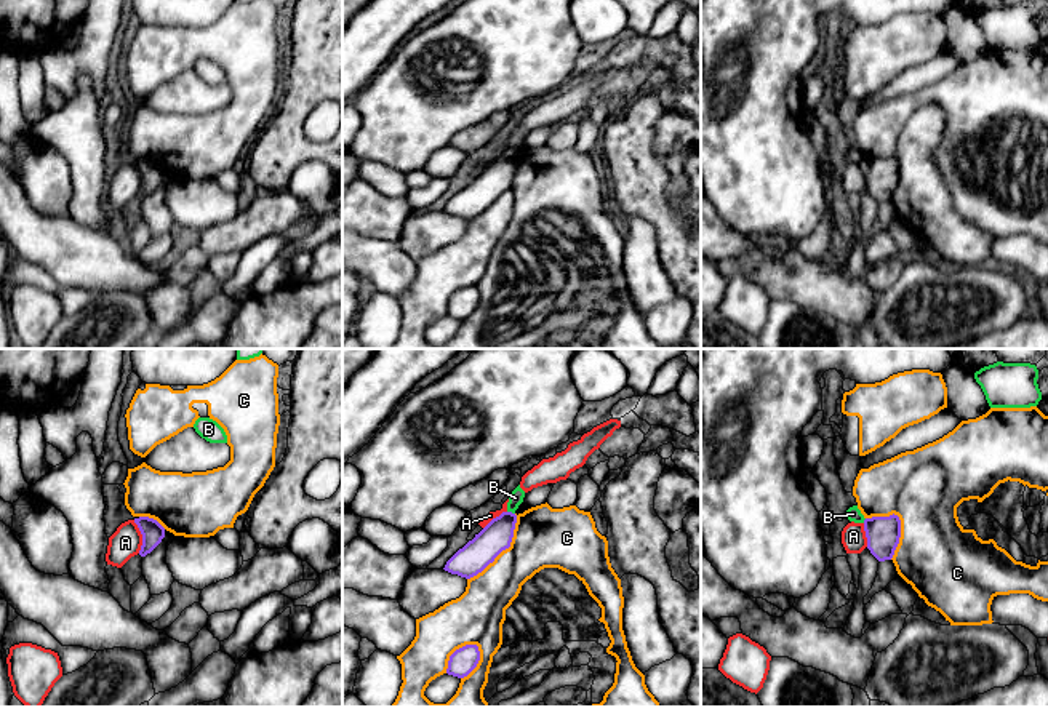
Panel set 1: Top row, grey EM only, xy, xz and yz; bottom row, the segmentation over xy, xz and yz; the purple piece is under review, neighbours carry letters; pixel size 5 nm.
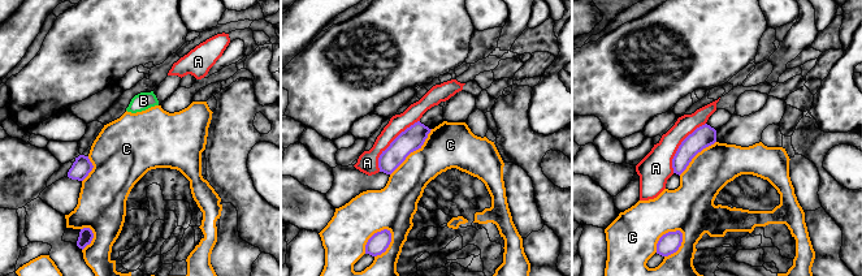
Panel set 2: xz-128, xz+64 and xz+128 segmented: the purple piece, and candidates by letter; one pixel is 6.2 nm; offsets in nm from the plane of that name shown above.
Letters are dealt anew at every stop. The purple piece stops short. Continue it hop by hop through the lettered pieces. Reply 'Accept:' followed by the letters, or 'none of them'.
Accept: none of them

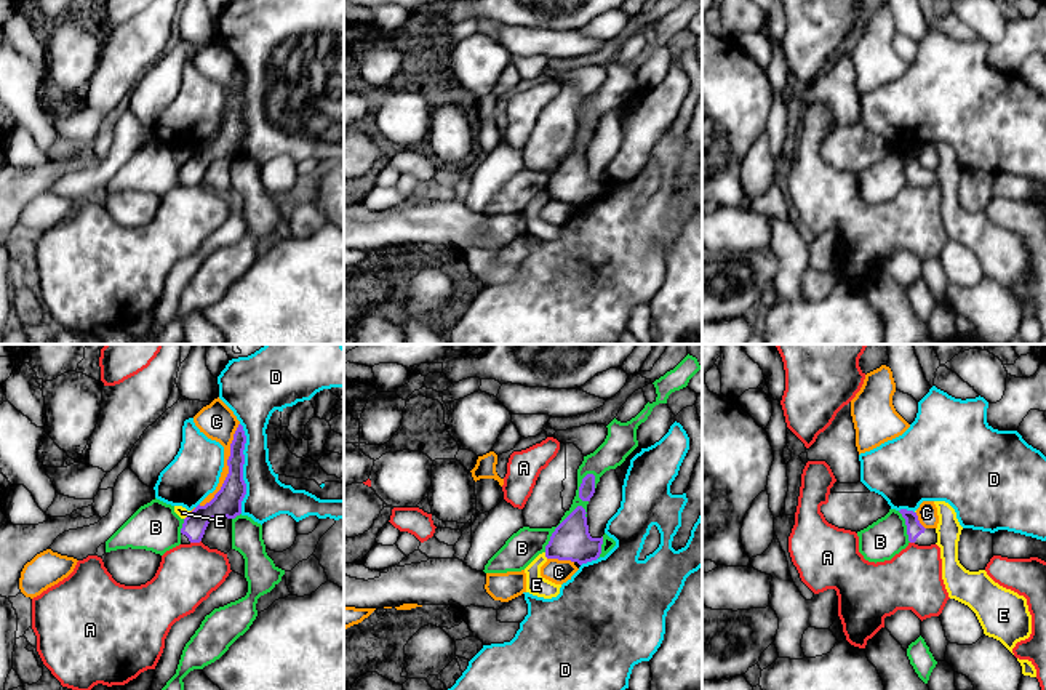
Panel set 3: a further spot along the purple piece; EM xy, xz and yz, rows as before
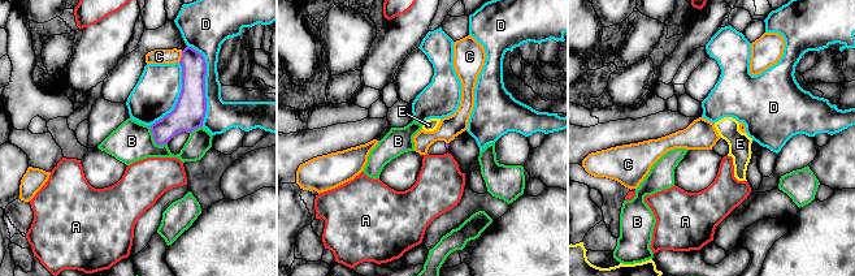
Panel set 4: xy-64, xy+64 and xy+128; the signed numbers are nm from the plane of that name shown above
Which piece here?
Accept: none of them

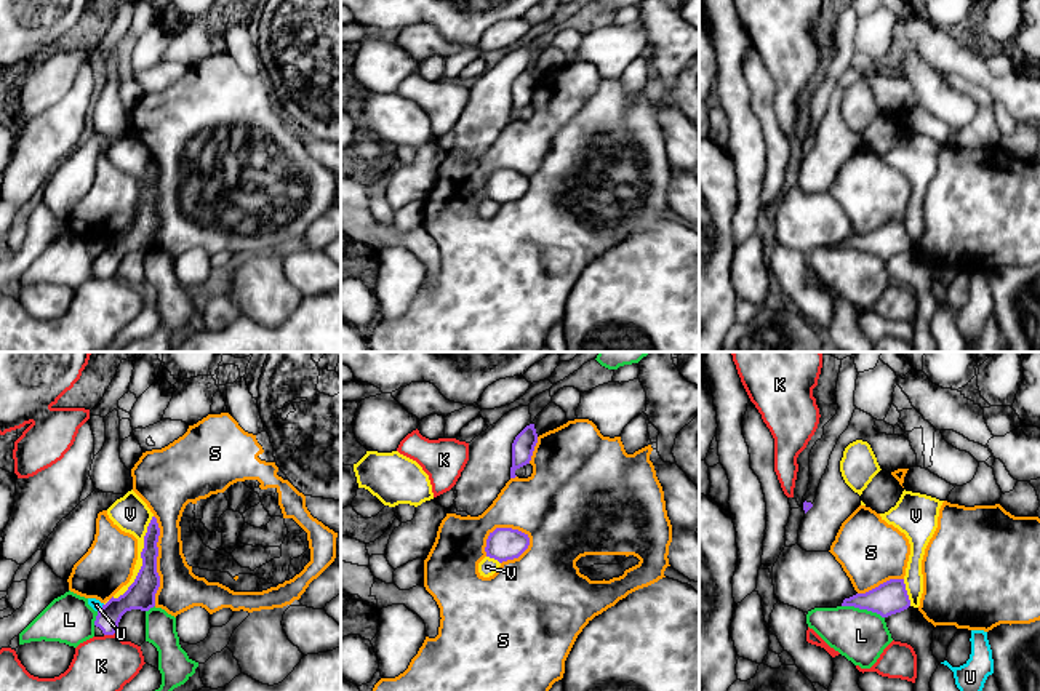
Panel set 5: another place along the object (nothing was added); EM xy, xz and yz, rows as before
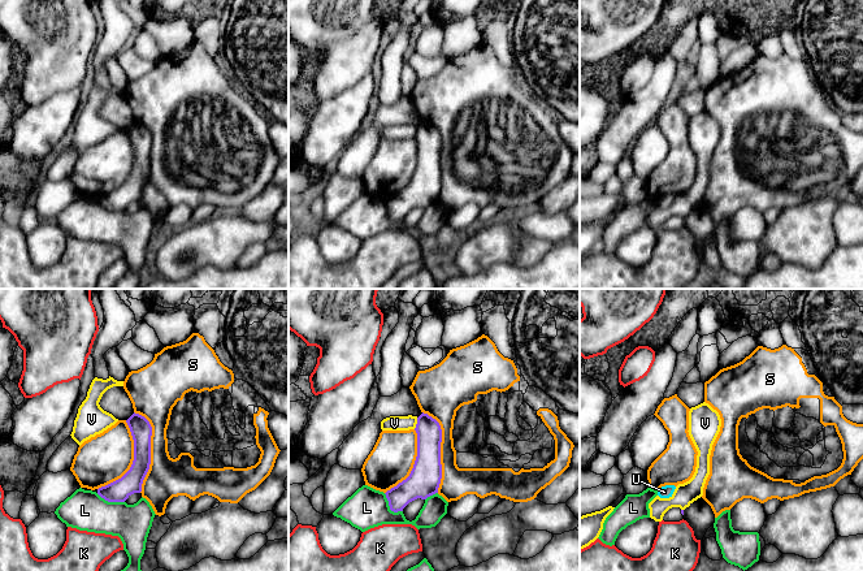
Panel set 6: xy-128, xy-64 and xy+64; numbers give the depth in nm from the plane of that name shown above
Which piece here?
Accept: none of them

